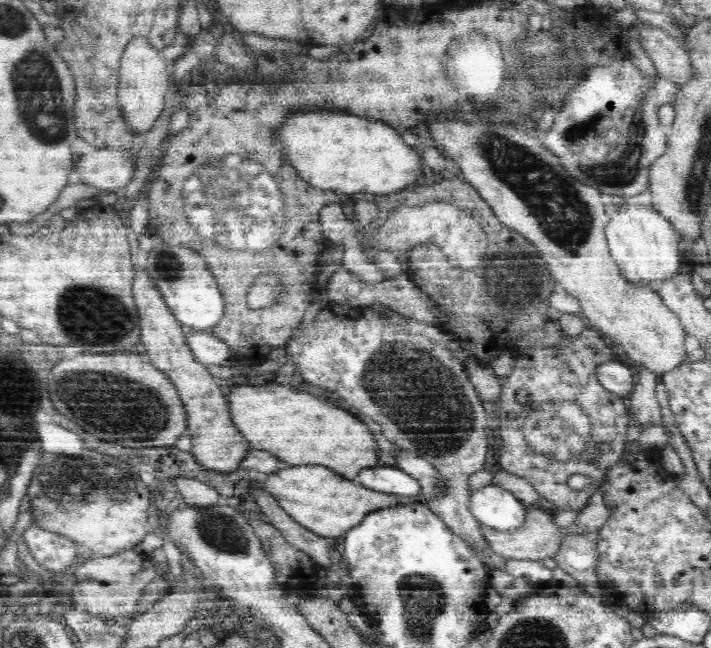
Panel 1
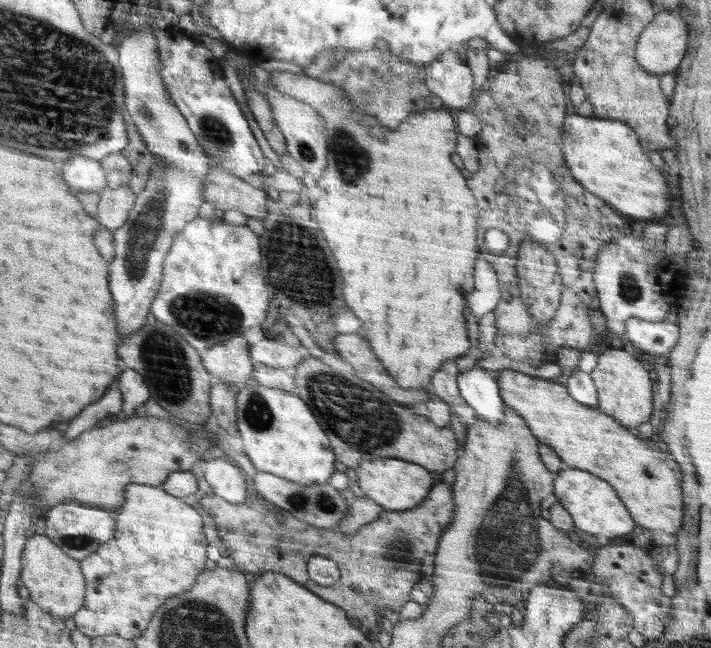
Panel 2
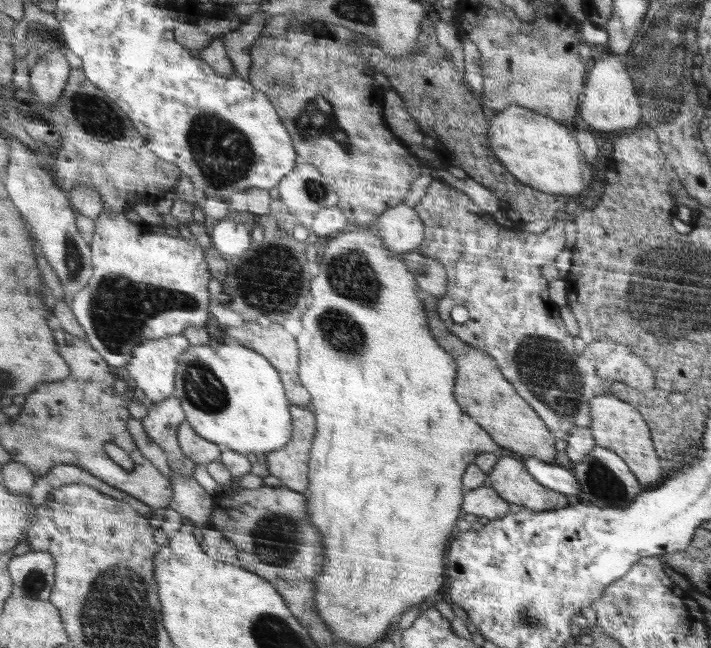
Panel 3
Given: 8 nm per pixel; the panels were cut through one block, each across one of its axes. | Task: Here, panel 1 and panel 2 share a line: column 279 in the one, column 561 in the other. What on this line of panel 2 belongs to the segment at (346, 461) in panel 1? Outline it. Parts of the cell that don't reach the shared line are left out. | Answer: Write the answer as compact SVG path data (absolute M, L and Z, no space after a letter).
M516 366L496 373L498 391L505 406L514 409L531 427L540 444L552 447L572 468L588 471L608 481L626 504L635 522L645 530L680 533L684 522L682 474L669 452L660 452L650 440L628 432L619 419L572 398L556 380L523 374Z

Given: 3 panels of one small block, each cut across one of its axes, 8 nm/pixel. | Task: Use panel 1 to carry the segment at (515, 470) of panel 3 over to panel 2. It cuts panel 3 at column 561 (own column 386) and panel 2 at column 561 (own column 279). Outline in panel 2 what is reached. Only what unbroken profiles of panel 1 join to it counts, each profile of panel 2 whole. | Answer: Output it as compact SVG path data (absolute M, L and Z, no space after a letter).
M572 467L560 470L556 473L554 495L570 513L575 526L584 532L592 535L603 534L611 540L616 536L624 536L636 528L635 519L631 517L626 504L611 483L588 471Z

